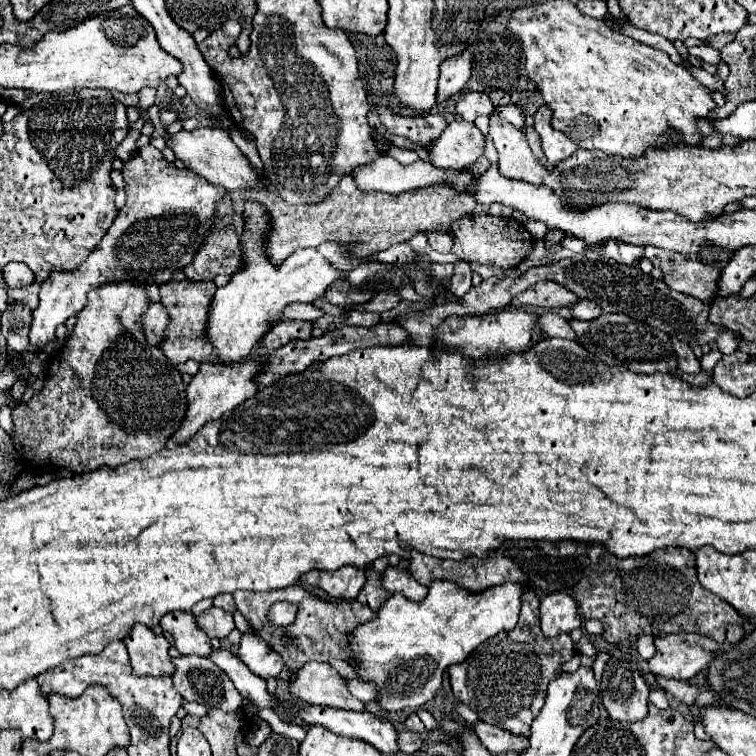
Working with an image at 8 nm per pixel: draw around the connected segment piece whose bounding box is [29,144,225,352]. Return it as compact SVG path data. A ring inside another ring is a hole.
M151 144L139 148L133 158L123 164L121 174L127 200L103 240L81 266L65 272L63 268L53 268L51 276L41 284L39 306L33 310L29 332L31 352L39 352L41 346L55 340L55 328L83 310L89 290L119 280L133 280L139 286L169 282L177 270L193 260L203 232L207 232L207 224L211 224L215 202L225 194L223 188L207 184L207 180L195 172L179 170L173 162L167 162Z

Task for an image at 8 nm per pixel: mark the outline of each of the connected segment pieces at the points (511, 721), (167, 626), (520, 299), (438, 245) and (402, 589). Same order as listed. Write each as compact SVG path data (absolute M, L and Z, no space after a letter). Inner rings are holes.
M527 588L521 594L521 616L513 630L501 632L485 640L471 652L463 664L449 668L451 688L459 702L477 710L479 718L513 734L529 736L533 718L543 708L547 684L561 674L561 664L575 656L575 646L569 634L547 638L539 626L539 596Z
M169 612L161 620L161 628L173 636L173 644L183 654L207 656L211 652L209 636L197 626L191 612Z
M541 280L535 284L535 288L529 288L527 292L515 296L511 300L511 306L541 306L541 308L563 308L563 306L573 306L579 298L571 294L567 288L555 282Z
M425 232L427 240L433 250L437 252L449 252L453 246L453 238L447 232Z
M393 566L383 572L383 586L391 594L399 592L399 594L407 596L409 600L423 600L427 596L427 588L421 586L407 570L393 568Z

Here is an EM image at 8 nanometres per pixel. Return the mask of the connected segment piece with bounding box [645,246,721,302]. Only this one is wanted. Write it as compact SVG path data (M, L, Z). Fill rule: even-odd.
M647 246L645 258L649 258L655 268L663 270L663 280L669 284L671 290L679 290L703 302L709 302L717 296L721 270L713 264L703 264L699 256L677 254Z

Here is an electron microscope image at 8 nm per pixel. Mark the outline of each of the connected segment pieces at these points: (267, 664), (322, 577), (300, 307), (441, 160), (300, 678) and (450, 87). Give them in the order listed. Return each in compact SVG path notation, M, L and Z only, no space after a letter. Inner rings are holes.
M253 632L243 634L239 644L239 658L251 672L255 672L261 678L279 676L279 672L283 670L283 658Z
M339 568L335 572L309 572L307 576L301 576L303 584L317 586L325 590L333 598L353 600L357 598L359 590L365 584L365 572L359 568Z
M293 302L289 306L285 306L281 320L285 318L303 318L303 320L317 320L323 316L323 310L315 308L313 304L305 304L305 302Z
M453 120L443 136L431 146L431 162L439 168L467 170L485 152L485 136L473 122Z
M309 662L295 672L295 680L289 680L291 696L317 706L365 710L363 702L353 698L345 686L345 680L329 666L321 662Z
M465 52L463 56L455 56L455 60L445 60L441 64L437 100L445 102L453 94L459 94L469 78L471 78L471 54L469 52Z

